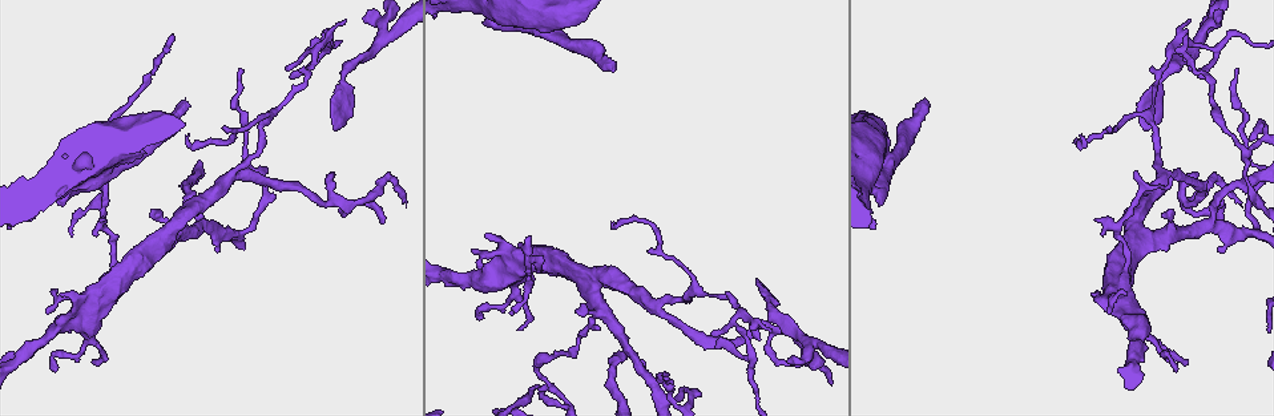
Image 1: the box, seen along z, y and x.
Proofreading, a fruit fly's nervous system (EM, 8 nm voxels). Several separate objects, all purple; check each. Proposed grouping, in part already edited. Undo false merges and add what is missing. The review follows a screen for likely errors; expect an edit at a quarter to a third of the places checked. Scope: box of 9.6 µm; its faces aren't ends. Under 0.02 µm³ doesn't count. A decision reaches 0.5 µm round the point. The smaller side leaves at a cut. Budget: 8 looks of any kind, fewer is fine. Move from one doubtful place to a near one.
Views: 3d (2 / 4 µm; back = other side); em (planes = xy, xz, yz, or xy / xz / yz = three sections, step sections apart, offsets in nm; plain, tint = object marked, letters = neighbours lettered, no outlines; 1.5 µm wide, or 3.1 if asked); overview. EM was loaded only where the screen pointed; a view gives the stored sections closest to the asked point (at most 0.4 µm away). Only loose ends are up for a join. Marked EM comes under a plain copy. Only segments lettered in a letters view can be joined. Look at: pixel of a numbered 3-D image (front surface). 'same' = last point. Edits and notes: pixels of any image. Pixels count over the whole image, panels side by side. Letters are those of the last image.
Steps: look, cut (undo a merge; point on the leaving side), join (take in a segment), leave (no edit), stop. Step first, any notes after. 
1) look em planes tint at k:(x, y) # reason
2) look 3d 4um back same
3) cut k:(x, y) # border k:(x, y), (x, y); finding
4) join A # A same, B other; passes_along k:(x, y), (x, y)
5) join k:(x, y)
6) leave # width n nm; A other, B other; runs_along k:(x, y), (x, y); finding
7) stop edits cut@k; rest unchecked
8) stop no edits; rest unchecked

look 3d 2um at 1:(363, 20) # an open end

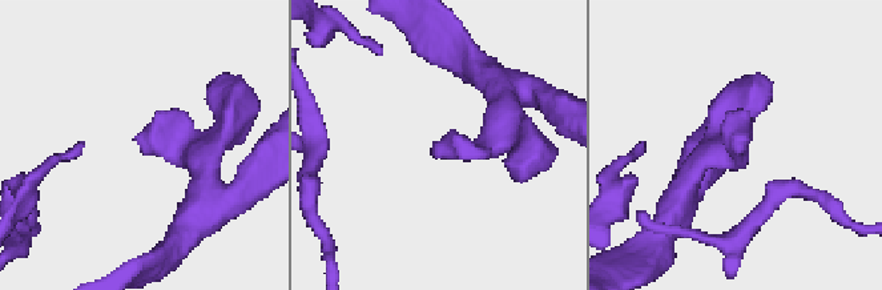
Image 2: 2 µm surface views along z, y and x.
look em yz step 8 letters at 2:(135, 139) # now the EM

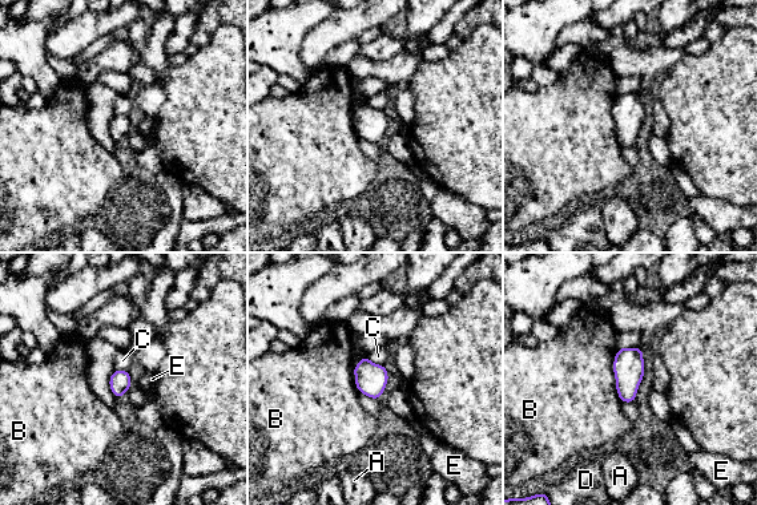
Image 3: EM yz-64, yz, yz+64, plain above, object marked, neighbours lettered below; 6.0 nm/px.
leave # longest_contact B 320 nm; A other, B other, C other, D other, E other; border 3:(366, 356), (371, 362), (383, 366); none of them fits

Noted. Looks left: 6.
look em xz step 4 letters at 1:(1082, 135) # end of a long branch

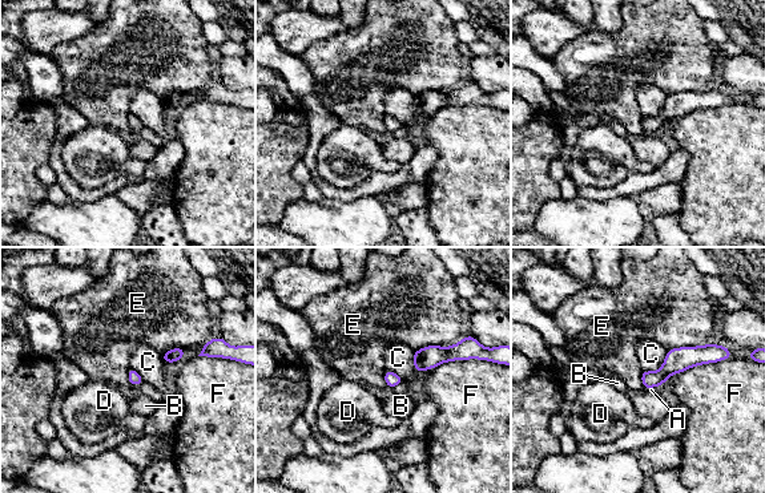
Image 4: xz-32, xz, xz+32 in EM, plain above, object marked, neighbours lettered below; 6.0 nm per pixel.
look em planes letters same

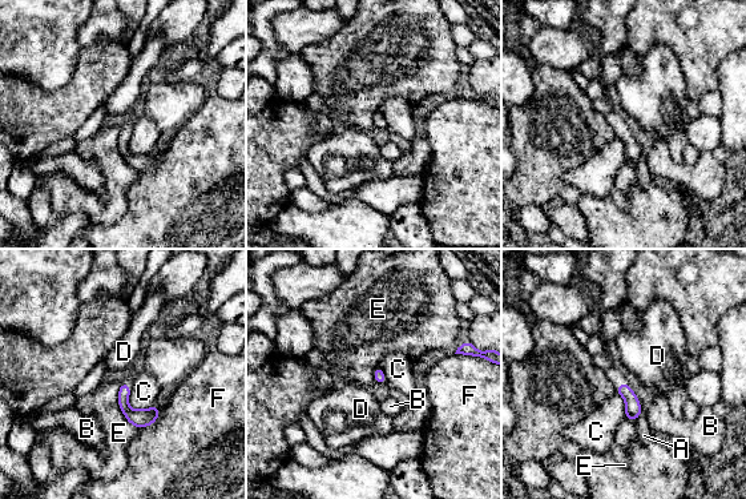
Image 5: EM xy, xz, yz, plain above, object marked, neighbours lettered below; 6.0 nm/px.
leave # A other, B other, C other, D other, E other, F other; none of them fits

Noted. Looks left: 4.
look 3d 2um at 1:(577, 310) # free end

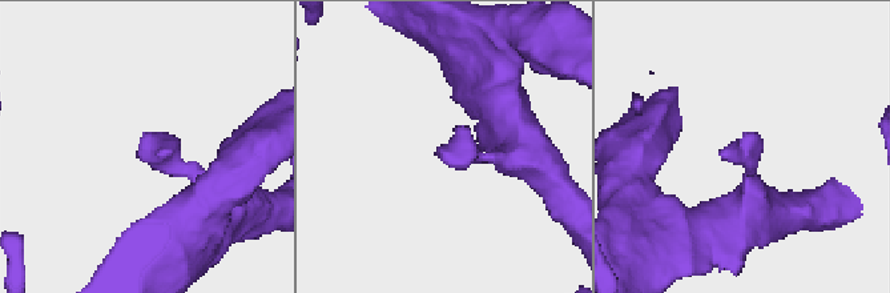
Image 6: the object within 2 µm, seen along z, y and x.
look em xz step 4 tint at 6:(146, 133)

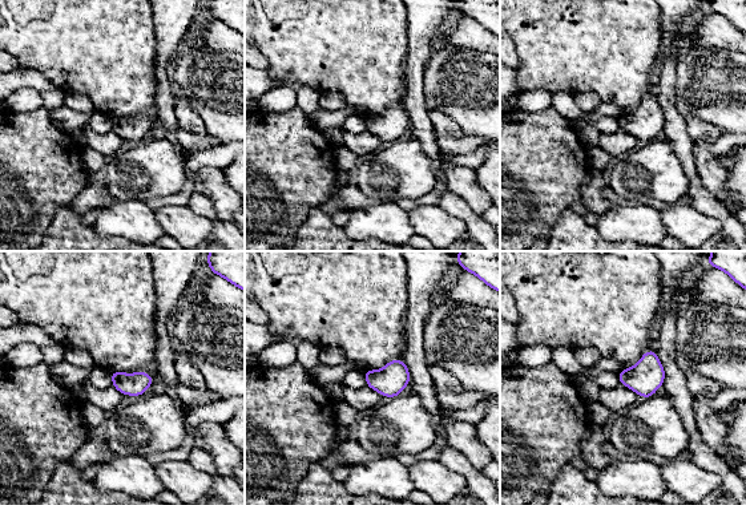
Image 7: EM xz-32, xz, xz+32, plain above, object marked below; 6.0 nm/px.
look em planes letters same # another direction

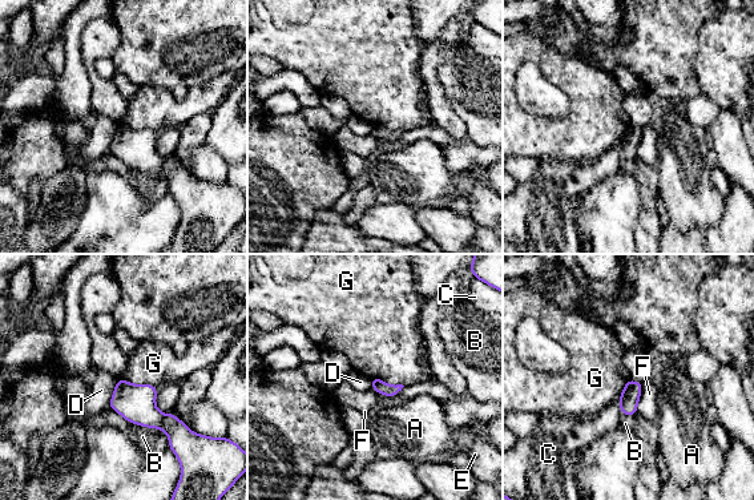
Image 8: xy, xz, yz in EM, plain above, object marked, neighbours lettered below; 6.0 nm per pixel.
leave # longest_contact B 280 nm; A other, B other, C other, D other, E other, F other, G other; border 8:(123, 378), (157, 387); none of them fits

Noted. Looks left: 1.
stop no edits; rest unchecked

